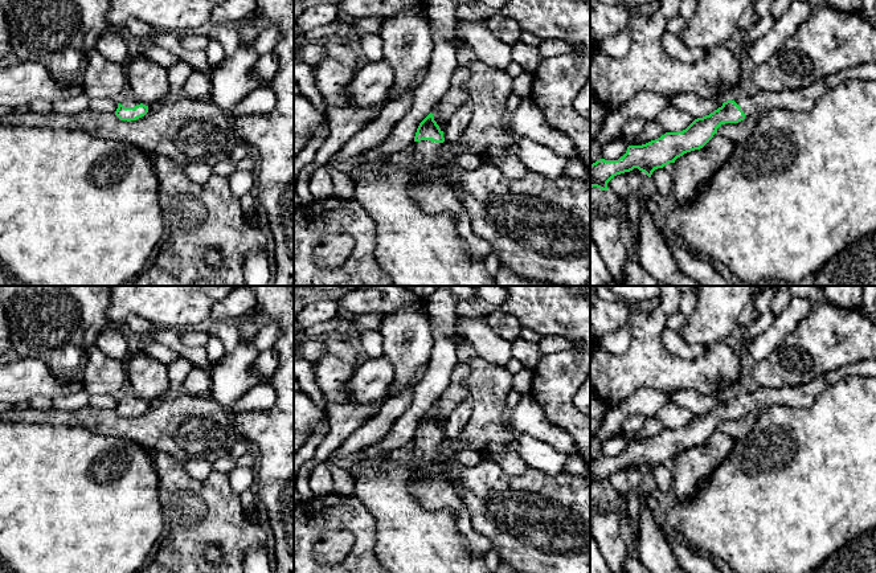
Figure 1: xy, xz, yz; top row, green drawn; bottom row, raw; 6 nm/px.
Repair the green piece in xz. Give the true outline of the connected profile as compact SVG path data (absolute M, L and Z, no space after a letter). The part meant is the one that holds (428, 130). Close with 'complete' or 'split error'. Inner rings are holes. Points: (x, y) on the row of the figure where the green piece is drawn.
M430 112L419 123L412 144L409 164L416 171L416 180L409 188L409 195L427 213L453 213L457 232L467 242L471 254L486 259L492 253L491 245L472 232L471 220L457 191L439 177L443 144L443 131Z; split error

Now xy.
M126 94L118 103L115 115L120 120L136 120L148 112L148 106L134 98L131 94Z; split error

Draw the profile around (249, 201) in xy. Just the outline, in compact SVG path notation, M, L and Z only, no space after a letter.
M251 192L245 193L242 197L240 197L240 204L247 216L253 216L257 205L259 204L258 195L253 195Z

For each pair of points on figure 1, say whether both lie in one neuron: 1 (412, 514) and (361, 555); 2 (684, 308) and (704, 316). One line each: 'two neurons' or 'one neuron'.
1: two neurons
2: two neurons

